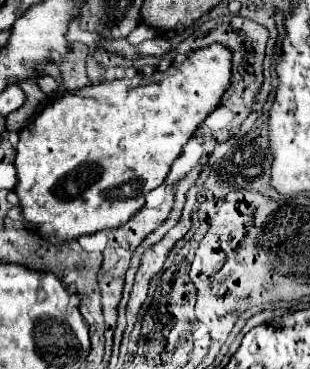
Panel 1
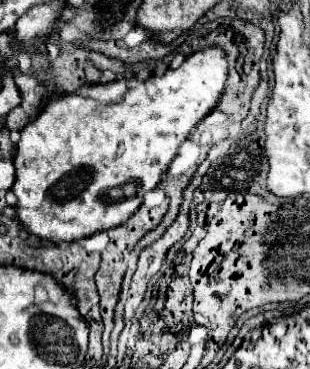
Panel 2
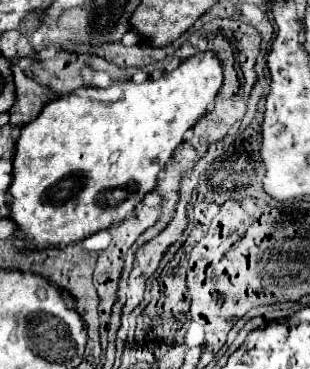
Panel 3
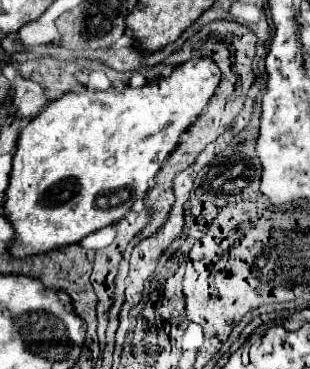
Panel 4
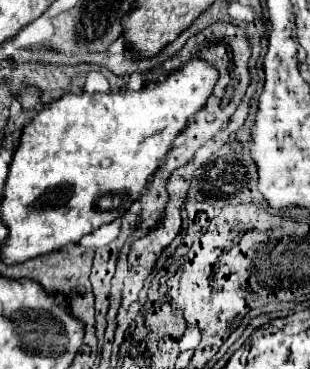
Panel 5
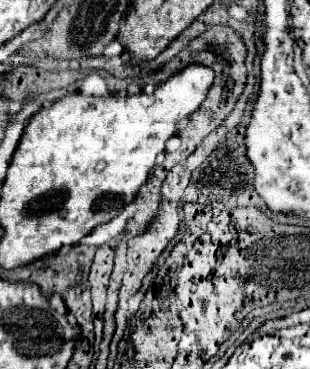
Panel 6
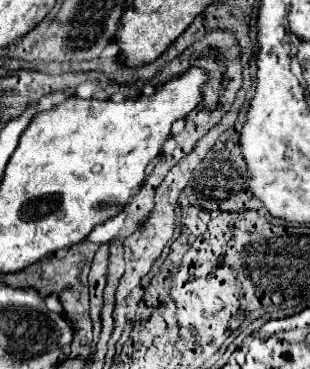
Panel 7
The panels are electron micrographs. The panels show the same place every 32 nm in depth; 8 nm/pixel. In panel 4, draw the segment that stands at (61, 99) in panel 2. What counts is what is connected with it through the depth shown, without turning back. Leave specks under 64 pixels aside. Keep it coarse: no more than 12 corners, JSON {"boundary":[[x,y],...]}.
{"boundary":[[216,64],[66,92],[18,136],[8,254],[120,222]]}

